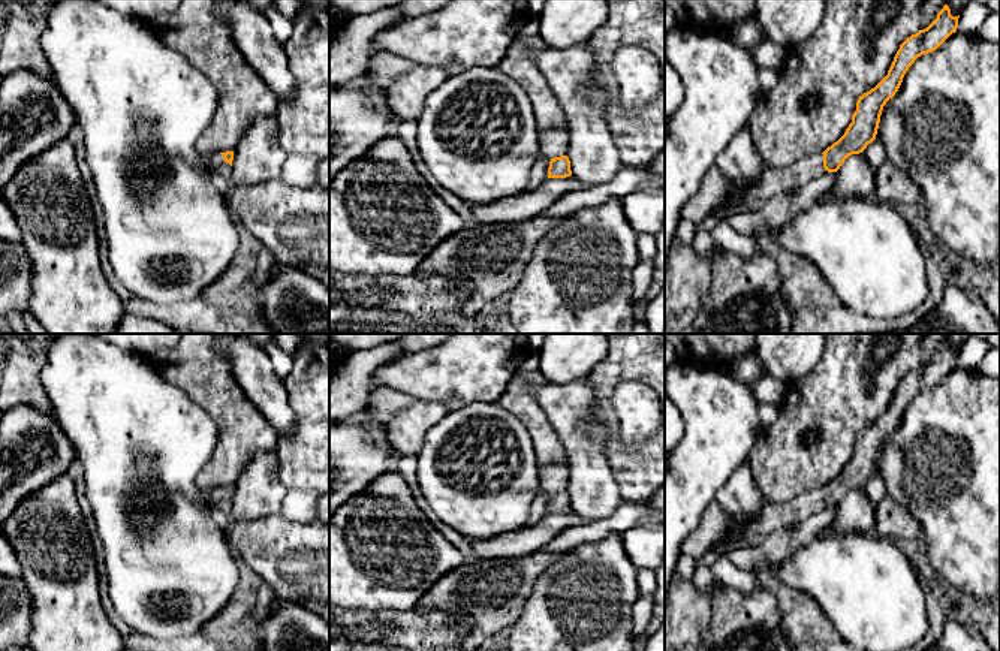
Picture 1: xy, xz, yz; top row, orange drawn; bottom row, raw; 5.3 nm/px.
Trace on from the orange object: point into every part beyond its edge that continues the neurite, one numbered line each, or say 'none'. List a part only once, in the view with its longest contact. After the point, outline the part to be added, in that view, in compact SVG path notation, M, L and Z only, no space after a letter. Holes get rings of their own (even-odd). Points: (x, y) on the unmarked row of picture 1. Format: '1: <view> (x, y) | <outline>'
1: yz (716, 526) | M823 489L802 492L786 503L768 503L754 518L737 521L711 501L696 530L684 540L683 554L699 560L725 540L741 540L756 548L774 531L787 528L822 512Z

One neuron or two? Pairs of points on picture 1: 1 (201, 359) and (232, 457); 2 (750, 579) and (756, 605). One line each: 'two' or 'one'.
1: one
2: two

